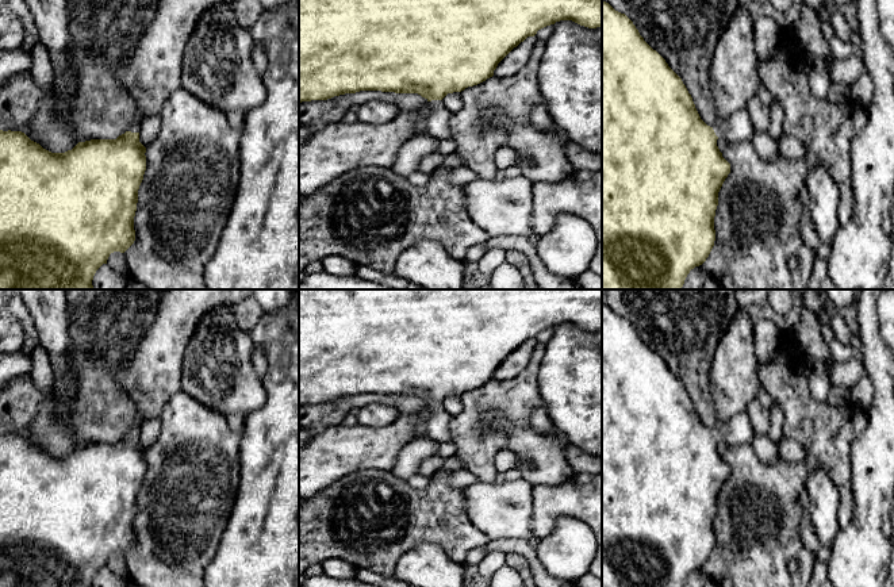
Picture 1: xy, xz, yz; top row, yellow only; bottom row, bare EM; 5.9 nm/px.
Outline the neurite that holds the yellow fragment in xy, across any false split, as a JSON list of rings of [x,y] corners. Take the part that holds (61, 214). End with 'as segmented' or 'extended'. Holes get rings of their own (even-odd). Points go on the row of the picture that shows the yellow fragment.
[[[134,124],[116,139],[91,139],[65,153],[51,153],[22,131],[0,130],[0,289],[93,289],[93,276],[110,254],[124,253],[134,243],[138,189],[146,170],[146,147],[139,142],[139,131],[141,124]]] | extended

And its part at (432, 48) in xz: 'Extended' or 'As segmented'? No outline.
Extended

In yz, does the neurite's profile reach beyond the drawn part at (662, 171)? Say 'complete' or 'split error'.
split error

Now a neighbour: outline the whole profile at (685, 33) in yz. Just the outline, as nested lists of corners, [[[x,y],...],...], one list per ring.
[[[603,0],[625,14],[644,41],[656,50],[682,78],[692,97],[701,119],[710,127],[718,120],[709,69],[715,45],[730,18],[740,7],[738,0]]]

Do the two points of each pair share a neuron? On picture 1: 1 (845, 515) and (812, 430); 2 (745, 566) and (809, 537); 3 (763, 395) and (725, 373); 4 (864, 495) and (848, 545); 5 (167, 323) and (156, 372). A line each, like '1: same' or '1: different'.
1: same
2: different
3: different
4: same
5: same

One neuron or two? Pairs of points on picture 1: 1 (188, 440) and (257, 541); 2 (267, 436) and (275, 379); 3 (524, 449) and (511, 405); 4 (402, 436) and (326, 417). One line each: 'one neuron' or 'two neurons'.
1: two neurons
2: one neuron
3: two neurons
4: two neurons

